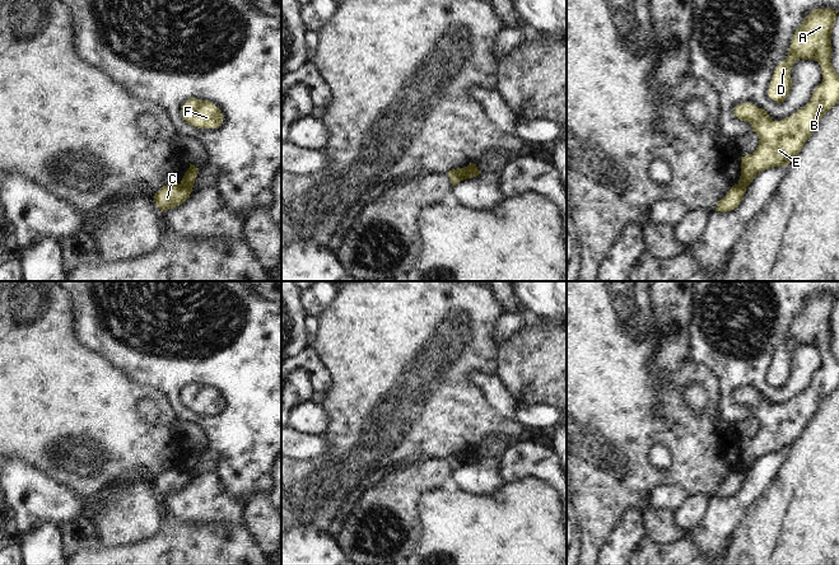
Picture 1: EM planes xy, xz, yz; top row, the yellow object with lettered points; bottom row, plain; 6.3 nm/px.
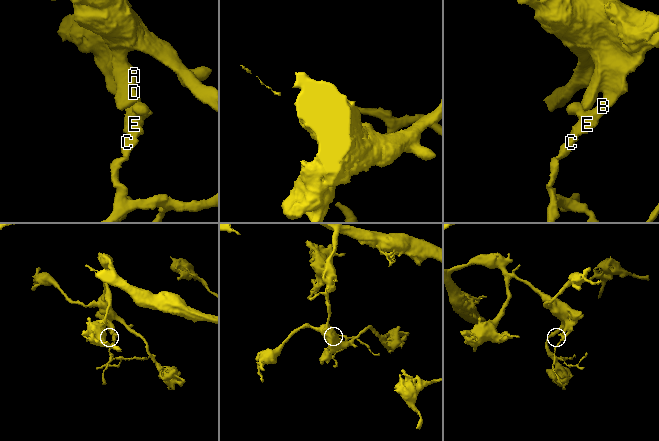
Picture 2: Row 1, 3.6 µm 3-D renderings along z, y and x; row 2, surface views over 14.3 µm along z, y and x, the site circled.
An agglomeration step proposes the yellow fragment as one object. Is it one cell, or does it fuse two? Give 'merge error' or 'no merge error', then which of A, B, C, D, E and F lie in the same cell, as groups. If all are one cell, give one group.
merge error; A B D E F / C

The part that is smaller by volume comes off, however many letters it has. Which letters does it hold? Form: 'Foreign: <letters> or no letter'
Foreign: C

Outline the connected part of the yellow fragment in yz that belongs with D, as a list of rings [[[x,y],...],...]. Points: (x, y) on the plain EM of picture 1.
[[[833,294],[810,296],[792,322],[787,344],[774,354],[768,380],[783,388],[792,374],[792,350],[800,344],[819,347],[822,366],[803,393],[782,406],[773,406],[765,394],[752,388],[741,388],[735,393],[733,401],[750,407],[759,421],[756,435],[741,442],[740,471],[746,473],[765,454],[789,449],[814,419],[821,402],[838,388],[839,361],[830,347],[830,321],[836,299],[838,295]]]

